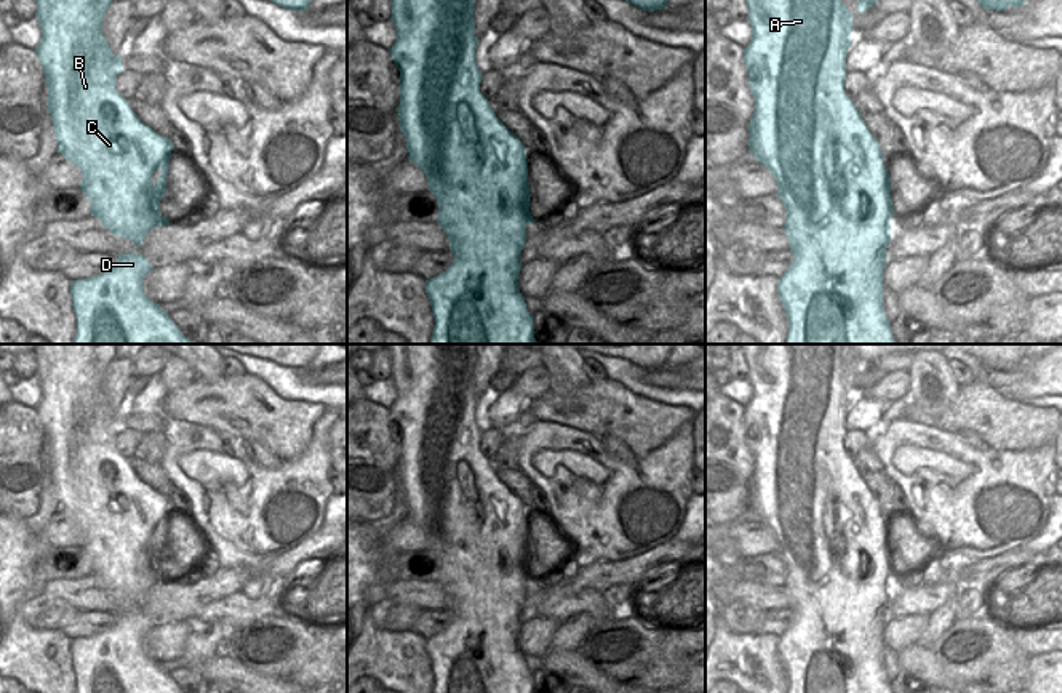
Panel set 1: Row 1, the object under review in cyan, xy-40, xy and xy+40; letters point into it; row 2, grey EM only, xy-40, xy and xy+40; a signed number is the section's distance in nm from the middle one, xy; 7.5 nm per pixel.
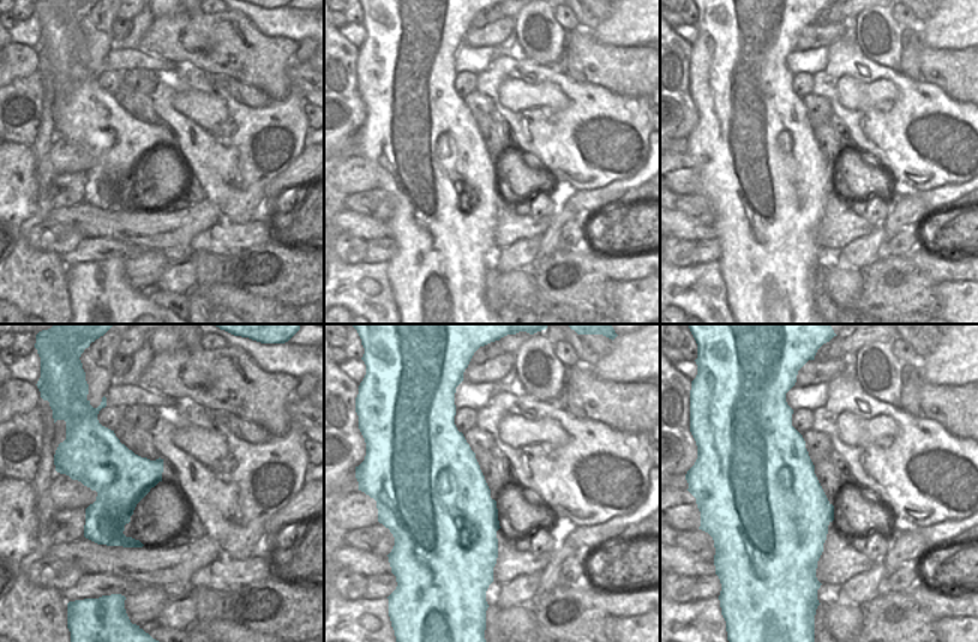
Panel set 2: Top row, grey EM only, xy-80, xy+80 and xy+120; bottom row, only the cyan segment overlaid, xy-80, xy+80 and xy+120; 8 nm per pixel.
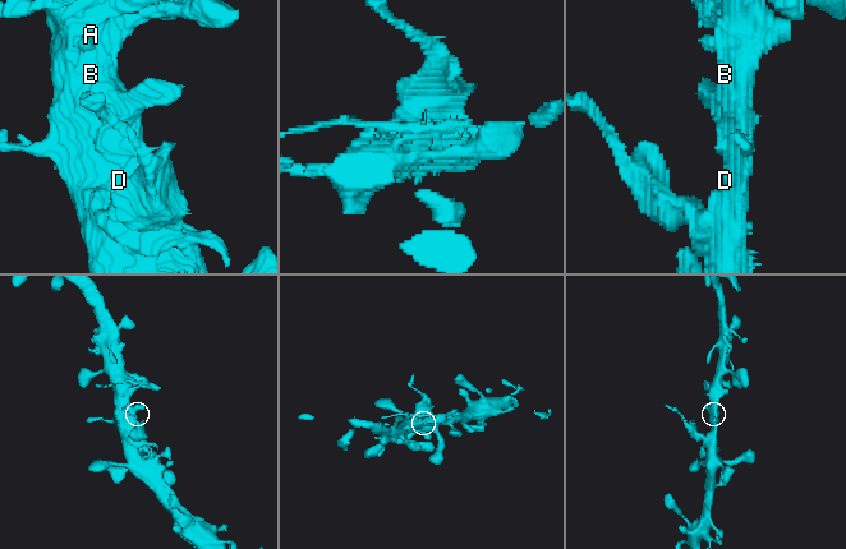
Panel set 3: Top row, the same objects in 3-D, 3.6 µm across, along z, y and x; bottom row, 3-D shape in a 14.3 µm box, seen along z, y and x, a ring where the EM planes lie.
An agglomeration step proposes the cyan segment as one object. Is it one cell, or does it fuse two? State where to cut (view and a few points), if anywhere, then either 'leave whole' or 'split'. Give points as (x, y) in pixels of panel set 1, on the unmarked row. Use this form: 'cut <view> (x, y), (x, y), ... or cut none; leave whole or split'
cut none; leave whole

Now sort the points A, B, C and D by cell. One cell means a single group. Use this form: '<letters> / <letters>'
A B C D

